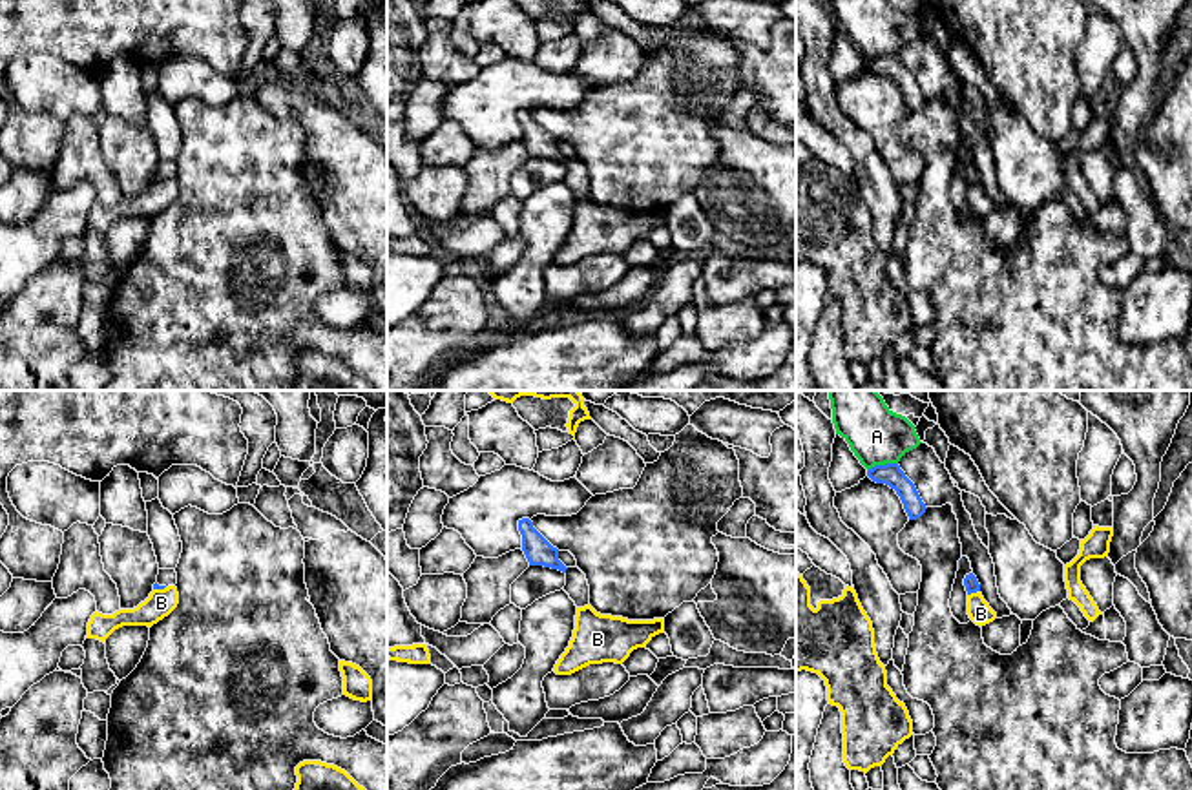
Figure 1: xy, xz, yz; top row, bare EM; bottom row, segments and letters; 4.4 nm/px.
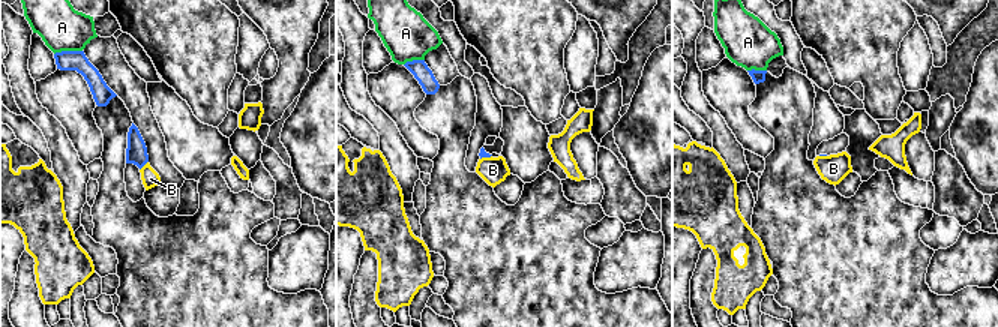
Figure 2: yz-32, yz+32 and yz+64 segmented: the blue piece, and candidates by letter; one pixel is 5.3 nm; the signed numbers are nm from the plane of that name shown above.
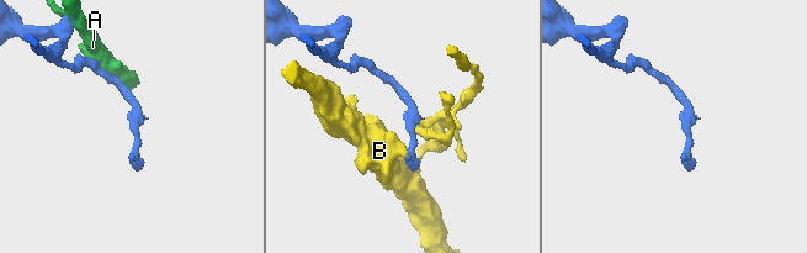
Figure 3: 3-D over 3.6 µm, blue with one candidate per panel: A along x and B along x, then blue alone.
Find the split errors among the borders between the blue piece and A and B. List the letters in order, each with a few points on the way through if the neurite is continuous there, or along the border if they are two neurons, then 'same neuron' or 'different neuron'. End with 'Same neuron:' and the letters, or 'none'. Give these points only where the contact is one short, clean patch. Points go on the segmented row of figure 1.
A: different neuron
B: different neuron
Same neuron: none

